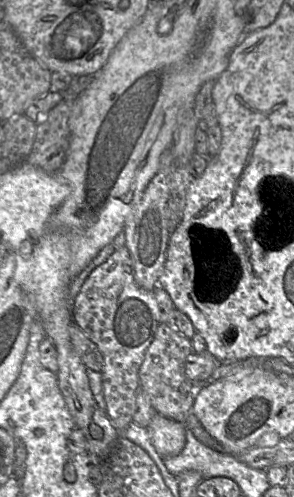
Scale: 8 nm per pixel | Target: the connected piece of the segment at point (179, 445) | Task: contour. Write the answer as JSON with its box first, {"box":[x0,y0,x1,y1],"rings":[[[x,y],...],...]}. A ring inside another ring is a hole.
{"box":[147,414,186,459],"rings":[[[155,414],[147,430],[156,452],[164,459],[177,456],[186,443],[186,426]]]}

